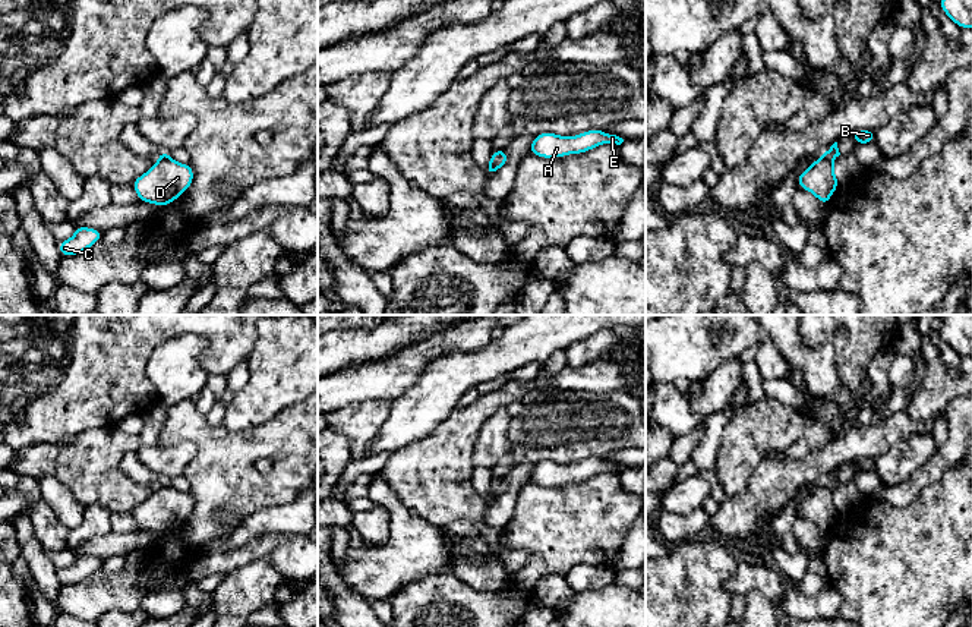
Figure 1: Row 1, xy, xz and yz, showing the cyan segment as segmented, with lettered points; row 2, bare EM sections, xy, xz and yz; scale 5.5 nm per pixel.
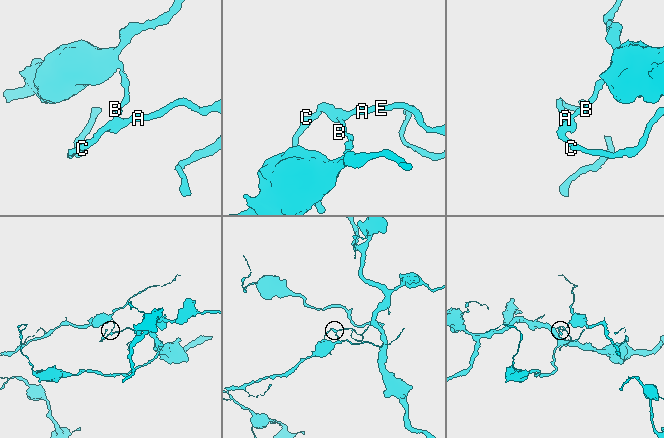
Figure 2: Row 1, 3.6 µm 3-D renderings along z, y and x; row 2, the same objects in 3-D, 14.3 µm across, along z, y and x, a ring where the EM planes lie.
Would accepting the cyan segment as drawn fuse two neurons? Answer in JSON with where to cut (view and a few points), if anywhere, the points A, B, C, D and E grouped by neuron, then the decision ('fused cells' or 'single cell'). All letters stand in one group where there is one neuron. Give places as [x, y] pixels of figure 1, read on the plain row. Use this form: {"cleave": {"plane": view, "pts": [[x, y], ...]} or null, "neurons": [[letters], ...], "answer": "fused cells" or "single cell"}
{"cleave": {"plane": "yz", "pts": [[823, 484], [832, 491]]}, "neurons": [["A", "C", "D", "E"], ["B"]], "answer": "fused cells"}

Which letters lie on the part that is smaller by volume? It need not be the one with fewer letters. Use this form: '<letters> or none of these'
B

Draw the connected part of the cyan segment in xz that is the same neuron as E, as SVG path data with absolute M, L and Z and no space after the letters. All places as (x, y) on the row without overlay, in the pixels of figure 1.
M590 457L575 464L543 460L534 464L528 482L542 486L559 486L569 482L583 482L603 472L621 473L622 470L622 466L602 460L600 457Z

